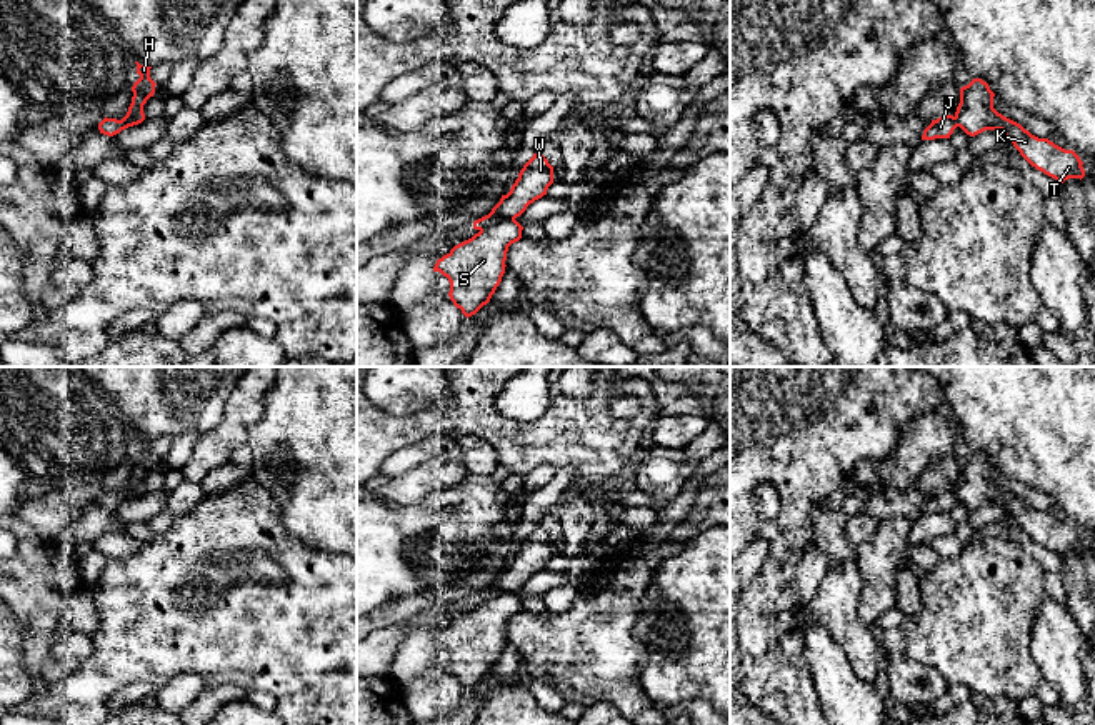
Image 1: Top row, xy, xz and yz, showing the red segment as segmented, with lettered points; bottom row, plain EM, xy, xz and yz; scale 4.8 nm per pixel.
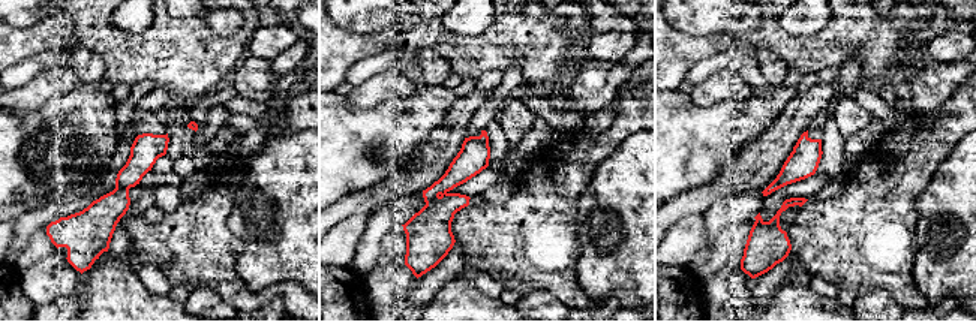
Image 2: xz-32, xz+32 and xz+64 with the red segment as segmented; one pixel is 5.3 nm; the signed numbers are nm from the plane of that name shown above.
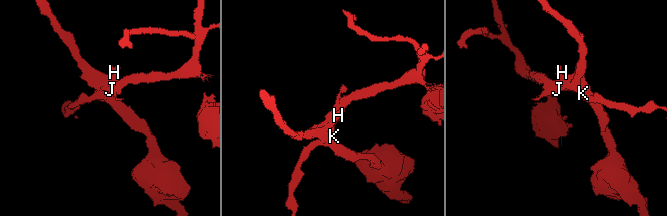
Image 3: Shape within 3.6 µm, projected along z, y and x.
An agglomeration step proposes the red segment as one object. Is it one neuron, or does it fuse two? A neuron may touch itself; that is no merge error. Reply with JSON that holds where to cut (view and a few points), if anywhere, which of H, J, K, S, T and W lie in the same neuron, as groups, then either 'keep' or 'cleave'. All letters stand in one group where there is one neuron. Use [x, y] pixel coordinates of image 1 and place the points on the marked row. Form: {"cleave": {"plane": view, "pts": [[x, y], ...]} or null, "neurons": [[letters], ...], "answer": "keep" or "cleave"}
{"cleave": {"plane": "xz", "pts": [[514, 217], [492, 220], [480, 230]]}, "neurons": [["H", "K", "S", "T"], ["J", "W"]], "answer": "cleave"}

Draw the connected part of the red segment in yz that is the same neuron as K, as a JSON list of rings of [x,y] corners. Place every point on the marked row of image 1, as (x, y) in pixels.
[[[973,78],[960,88],[960,103],[955,112],[957,125],[970,137],[985,130],[1002,130],[1020,155],[1037,170],[1063,183],[1068,178],[1083,178],[1083,162],[1073,150],[1065,150],[1048,138],[1038,138],[1020,123],[993,108],[995,93],[982,78]]]

